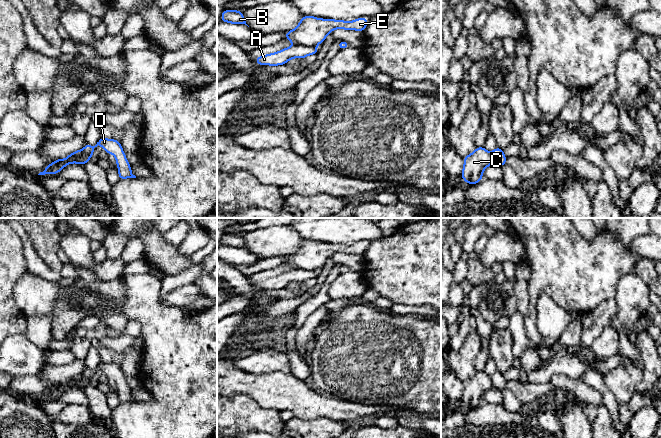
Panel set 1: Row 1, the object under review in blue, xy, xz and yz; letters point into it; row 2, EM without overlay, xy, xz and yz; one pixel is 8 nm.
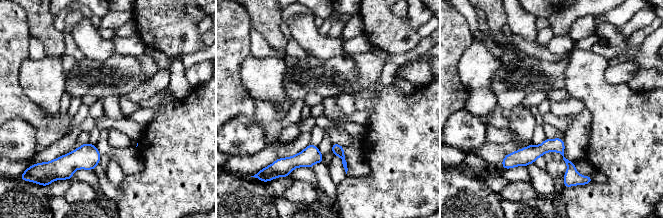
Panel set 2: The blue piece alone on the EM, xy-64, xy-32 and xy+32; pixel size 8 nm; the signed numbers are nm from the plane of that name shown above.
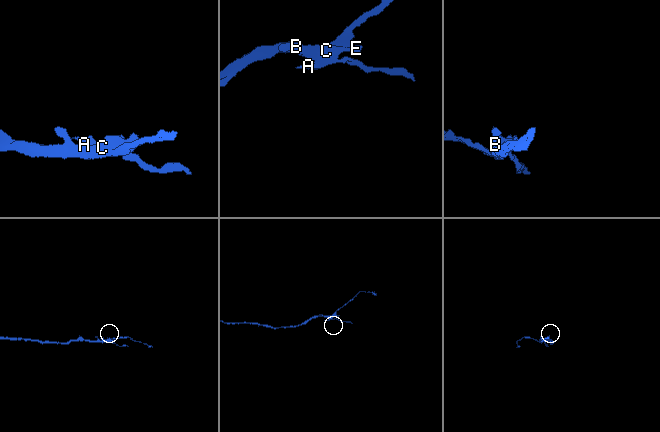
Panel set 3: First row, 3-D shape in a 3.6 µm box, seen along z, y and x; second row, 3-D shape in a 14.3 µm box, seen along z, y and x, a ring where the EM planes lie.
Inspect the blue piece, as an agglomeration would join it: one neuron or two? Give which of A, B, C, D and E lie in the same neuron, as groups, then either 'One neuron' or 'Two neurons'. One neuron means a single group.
Groups: A D / B C E. Two neurons

